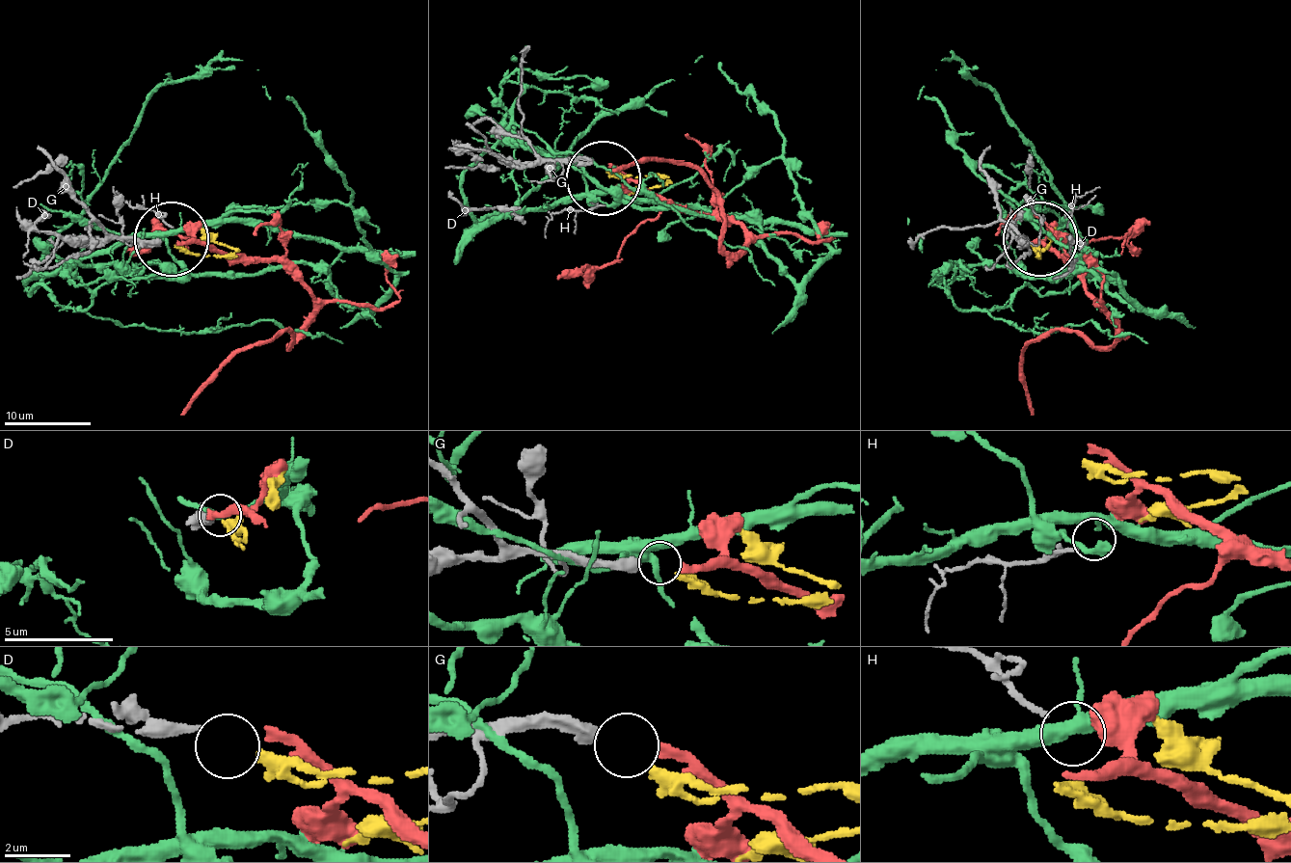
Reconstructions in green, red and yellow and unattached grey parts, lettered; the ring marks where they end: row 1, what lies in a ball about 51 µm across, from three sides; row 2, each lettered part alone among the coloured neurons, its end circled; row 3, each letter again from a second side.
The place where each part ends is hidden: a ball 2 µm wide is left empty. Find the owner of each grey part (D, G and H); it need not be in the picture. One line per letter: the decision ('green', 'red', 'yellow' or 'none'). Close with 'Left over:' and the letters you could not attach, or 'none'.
D: yellow
G: red
H: none
Left over: H

